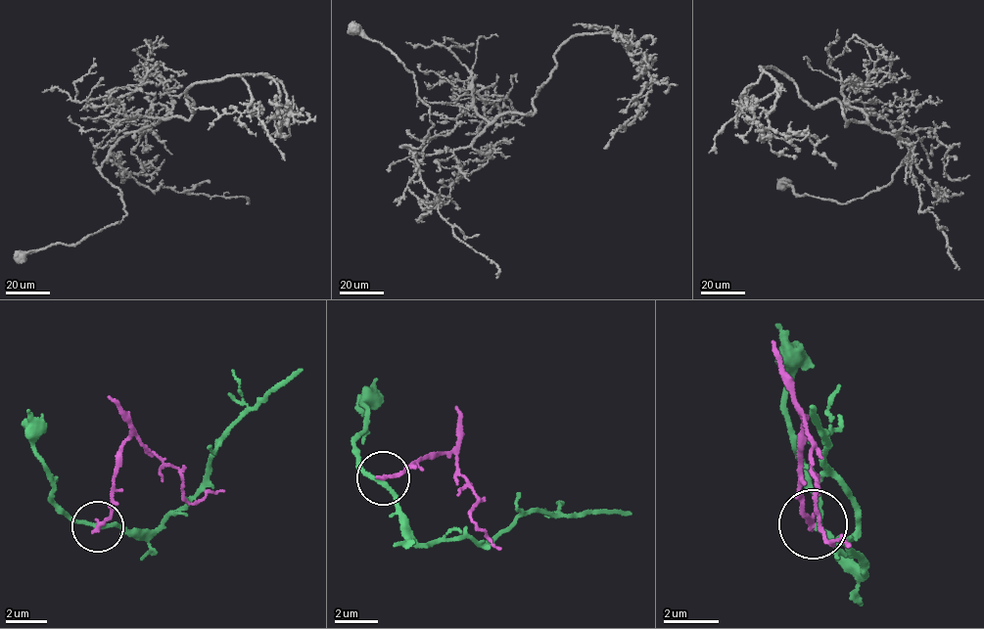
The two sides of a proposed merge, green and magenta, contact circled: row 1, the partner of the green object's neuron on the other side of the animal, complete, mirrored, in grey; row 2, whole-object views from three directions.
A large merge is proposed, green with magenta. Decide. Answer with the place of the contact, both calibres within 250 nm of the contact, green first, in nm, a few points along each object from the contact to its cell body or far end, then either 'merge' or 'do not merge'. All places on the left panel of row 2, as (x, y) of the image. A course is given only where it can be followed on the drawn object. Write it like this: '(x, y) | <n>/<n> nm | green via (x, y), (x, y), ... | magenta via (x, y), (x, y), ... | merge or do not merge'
(97, 526) | 190/190 nm | green via (99, 524), (158, 526), (191, 496), (205, 479), (210, 456), (218, 438), (302, 371) | magenta via (99, 524), (112, 514), (112, 471), (130, 439), (182, 475), (191, 502), (224, 492) | do not merge

